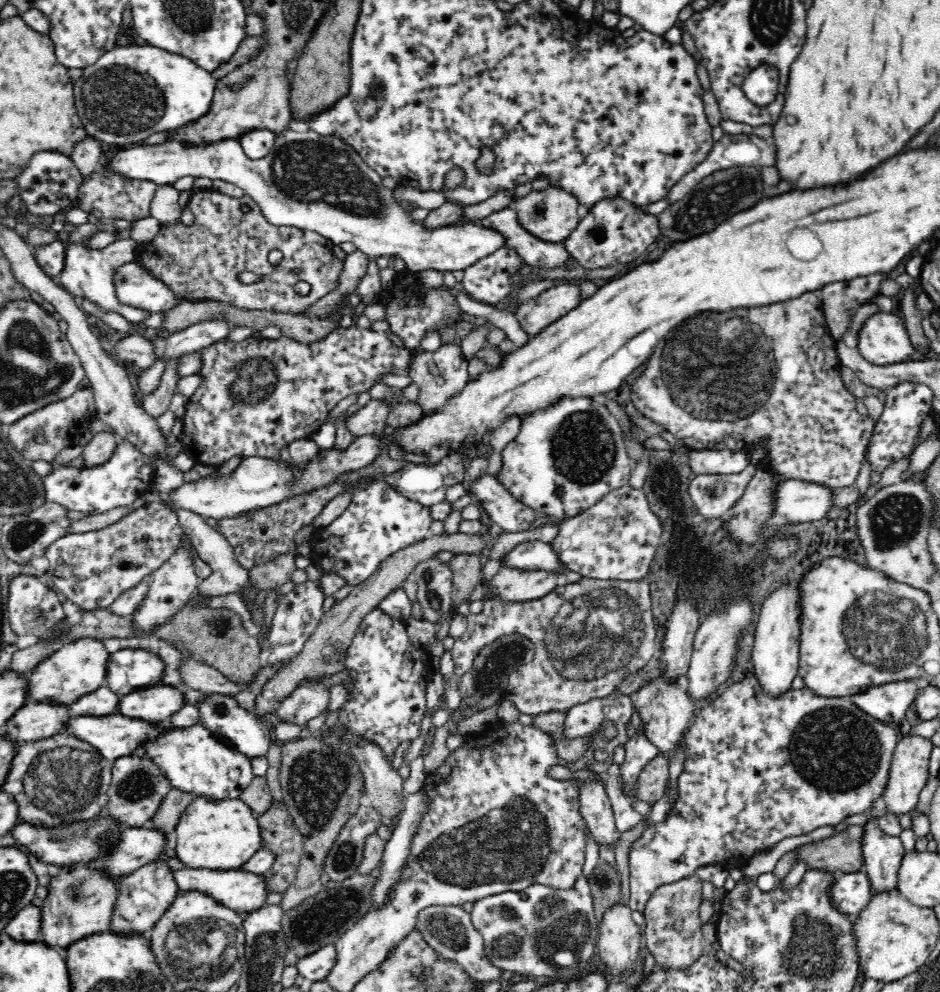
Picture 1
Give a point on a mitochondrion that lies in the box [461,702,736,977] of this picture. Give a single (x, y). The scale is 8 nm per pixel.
(547, 928)

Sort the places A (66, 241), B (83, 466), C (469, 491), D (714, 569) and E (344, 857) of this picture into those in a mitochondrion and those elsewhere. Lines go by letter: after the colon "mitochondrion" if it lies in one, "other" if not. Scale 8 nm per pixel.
A: other
B: other
C: other
D: mitochondrion
E: mitochondrion

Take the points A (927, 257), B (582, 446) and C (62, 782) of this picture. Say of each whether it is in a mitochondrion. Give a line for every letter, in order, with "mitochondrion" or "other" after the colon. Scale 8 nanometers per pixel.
A: other
B: mitochondrion
C: mitochondrion

